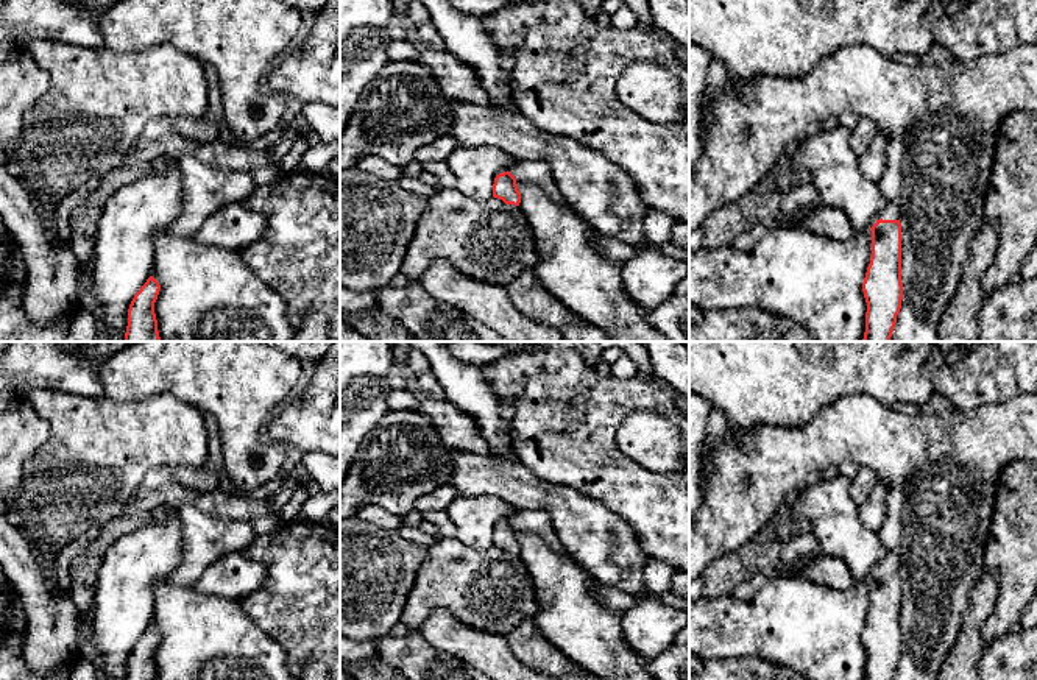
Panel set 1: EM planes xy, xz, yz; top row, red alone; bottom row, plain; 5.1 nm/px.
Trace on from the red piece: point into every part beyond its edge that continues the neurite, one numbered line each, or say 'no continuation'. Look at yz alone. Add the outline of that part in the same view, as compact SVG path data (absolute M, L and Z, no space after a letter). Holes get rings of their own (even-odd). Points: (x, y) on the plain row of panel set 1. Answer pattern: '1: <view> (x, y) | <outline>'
1: yz (891, 560) | M886 551L884 558L883 558L880 563L876 563L876 565L869 571L869 574L867 574L867 577L865 577L864 582L865 582L865 585L869 585L870 588L872 588L872 580L870 580L870 577L872 577L880 568L883 568L883 569L900 569L900 561L898 561L897 554L892 552L892 551Z

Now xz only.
1: xz (529, 521) | M521 508L510 519L516 527L516 535L535 535L544 540L552 549L566 554L554 526L550 515L543 508Z

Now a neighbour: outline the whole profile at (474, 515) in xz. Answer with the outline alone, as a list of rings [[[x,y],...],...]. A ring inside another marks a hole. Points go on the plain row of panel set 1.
[[[458,494],[446,512],[455,524],[455,538],[471,549],[490,549],[494,527],[518,508],[491,494]]]

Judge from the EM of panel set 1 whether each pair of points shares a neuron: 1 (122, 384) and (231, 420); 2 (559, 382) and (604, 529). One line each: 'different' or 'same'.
1: same
2: different

